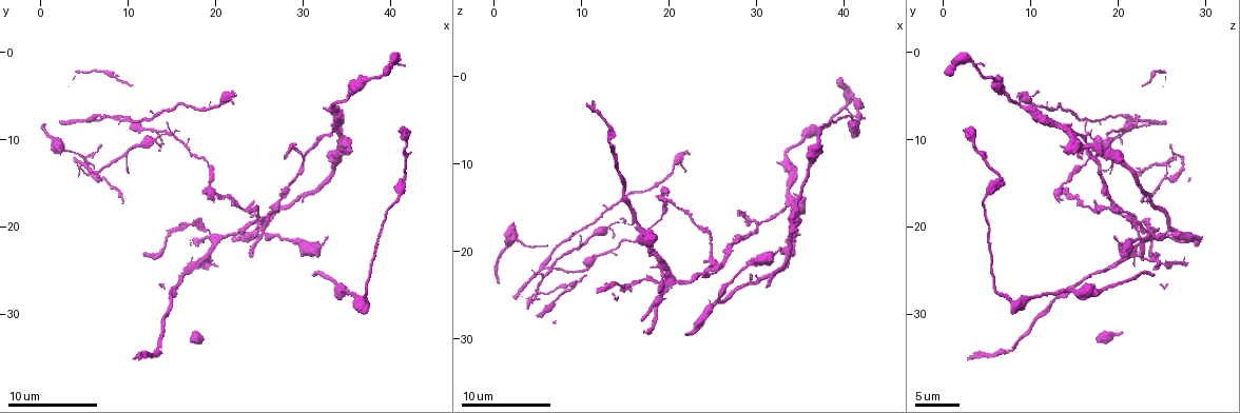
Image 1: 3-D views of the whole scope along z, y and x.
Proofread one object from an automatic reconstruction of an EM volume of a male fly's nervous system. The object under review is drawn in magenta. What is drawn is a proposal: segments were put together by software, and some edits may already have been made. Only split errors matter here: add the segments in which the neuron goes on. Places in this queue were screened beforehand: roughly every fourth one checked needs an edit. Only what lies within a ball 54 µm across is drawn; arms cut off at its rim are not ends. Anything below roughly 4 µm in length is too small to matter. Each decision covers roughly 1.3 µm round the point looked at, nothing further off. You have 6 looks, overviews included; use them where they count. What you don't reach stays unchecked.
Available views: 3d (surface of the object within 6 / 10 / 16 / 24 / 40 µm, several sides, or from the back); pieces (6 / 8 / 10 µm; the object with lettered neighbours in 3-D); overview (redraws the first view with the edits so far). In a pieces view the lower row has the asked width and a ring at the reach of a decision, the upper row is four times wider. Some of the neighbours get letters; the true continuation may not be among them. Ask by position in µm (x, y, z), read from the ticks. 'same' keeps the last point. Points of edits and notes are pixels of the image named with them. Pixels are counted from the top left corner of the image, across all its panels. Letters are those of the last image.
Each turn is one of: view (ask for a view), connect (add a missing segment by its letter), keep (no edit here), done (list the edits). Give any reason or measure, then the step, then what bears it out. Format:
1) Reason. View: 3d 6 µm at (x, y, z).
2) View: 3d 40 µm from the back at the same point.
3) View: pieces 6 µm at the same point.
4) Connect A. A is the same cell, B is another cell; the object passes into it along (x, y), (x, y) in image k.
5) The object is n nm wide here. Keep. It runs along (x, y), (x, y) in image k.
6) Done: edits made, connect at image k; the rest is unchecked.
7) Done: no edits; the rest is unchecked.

Branch stops here. View: 3d 10 µm at (28.2, 12.2, 15.4).

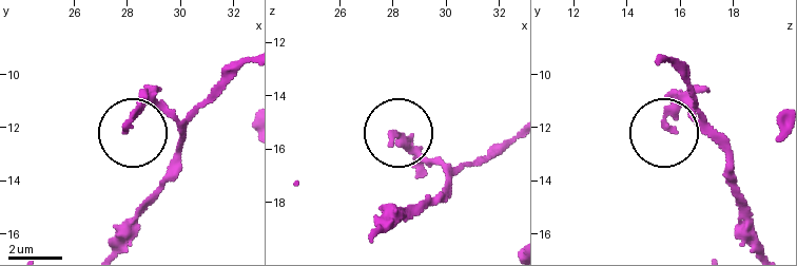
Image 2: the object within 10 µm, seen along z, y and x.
View: pieces 6 µm at (27.9, 11.9, 15.4).

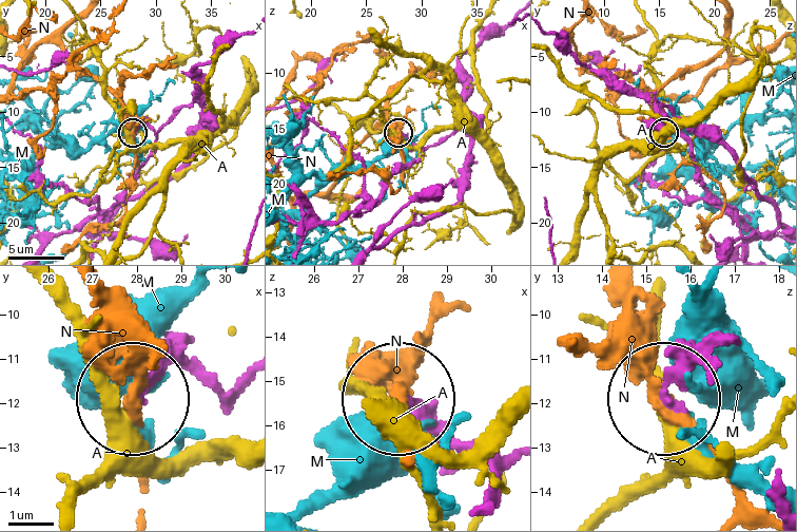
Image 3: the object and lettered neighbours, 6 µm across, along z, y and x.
Keep. A, M and N are other cells; it runs along (511, 454), (454, 438), (402, 397) in image 3; no lettered segment goes on from it.

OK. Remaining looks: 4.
An open end. View: pieces 10 µm at (24.0, 23.2, 22.8).

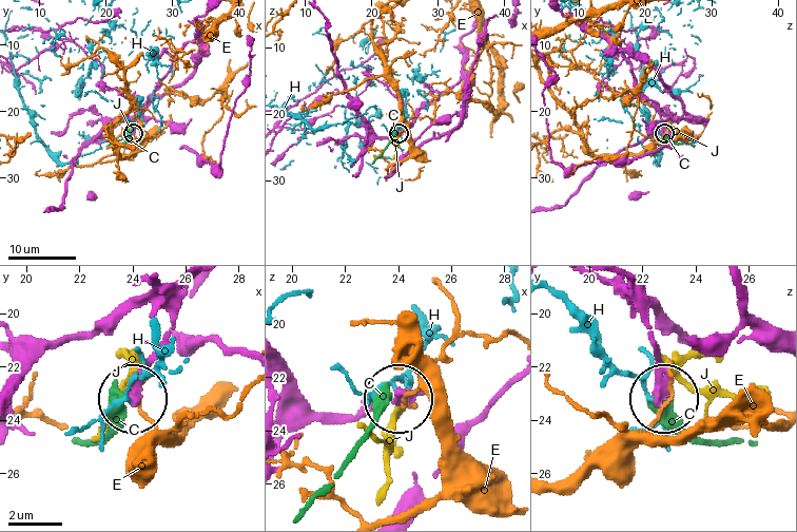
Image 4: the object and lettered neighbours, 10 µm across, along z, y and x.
Keep. C, E, H and J are other cells; none of them fits.

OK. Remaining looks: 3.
Branch stops here. View: pieces 8 µm at (39.4, 2.2, 0.2).

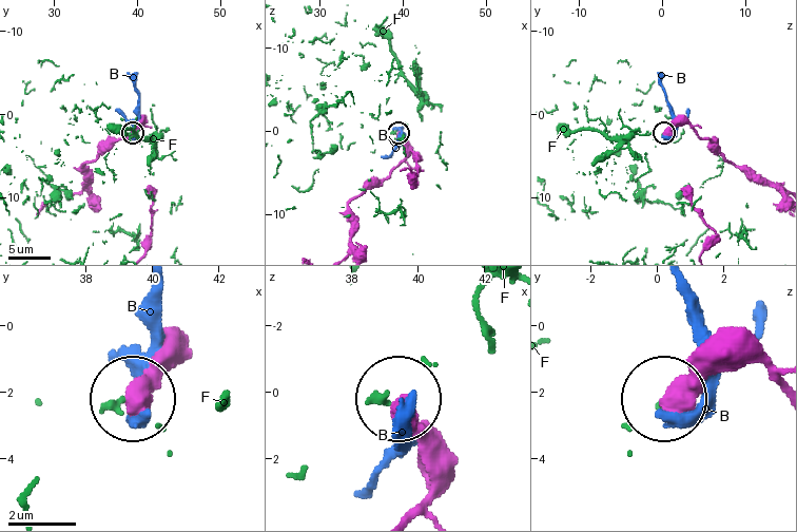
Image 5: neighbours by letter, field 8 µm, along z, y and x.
Keep. B and F are other cells; it runs along (776, 381), (751, 363), (708, 363), (668, 395) in image 5; no lettered segment goes on from it.

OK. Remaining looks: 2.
Done: no edits; the rest is unchecked.

